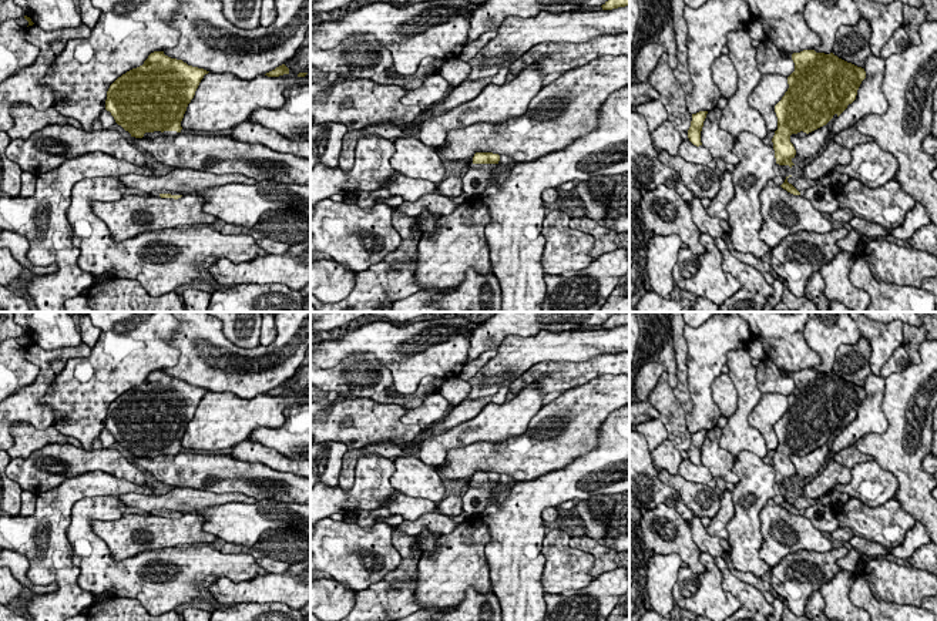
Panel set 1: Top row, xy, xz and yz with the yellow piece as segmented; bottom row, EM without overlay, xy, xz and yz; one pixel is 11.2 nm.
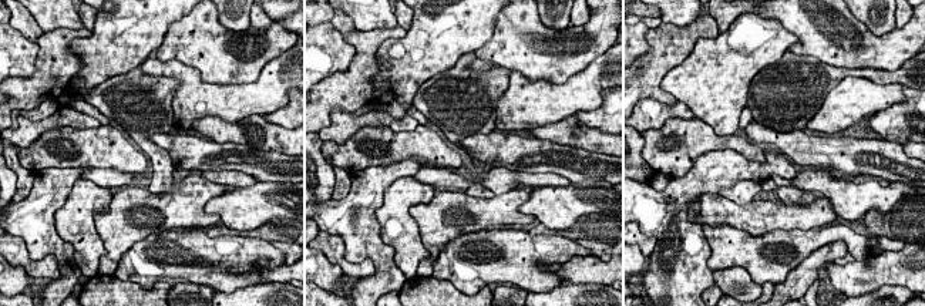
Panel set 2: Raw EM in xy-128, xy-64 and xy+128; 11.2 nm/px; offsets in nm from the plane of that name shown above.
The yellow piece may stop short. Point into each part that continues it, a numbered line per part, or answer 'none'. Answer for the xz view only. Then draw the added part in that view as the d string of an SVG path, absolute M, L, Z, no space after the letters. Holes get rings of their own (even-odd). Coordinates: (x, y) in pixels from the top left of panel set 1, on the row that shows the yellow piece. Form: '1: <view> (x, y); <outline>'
1: xz (480, 175); M473 164L461 177L461 188L470 198L480 195L501 175L498 164Z

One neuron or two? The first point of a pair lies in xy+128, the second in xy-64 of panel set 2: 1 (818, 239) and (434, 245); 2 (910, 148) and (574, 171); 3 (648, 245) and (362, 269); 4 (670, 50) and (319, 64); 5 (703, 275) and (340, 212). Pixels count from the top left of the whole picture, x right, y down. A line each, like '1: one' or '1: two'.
1: two
2: two
3: one
4: two
5: one

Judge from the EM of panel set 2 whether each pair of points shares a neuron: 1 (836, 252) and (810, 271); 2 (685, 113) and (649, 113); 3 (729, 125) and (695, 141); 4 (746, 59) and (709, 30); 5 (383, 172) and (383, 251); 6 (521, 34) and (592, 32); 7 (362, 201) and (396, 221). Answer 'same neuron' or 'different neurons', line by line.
1: same neuron
2: same neuron
3: different neurons
4: different neurons
5: same neuron
6: same neuron
7: different neurons

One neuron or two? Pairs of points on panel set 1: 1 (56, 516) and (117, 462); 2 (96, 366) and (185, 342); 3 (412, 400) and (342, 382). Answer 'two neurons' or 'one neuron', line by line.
1: two neurons
2: two neurons
3: one neuron

